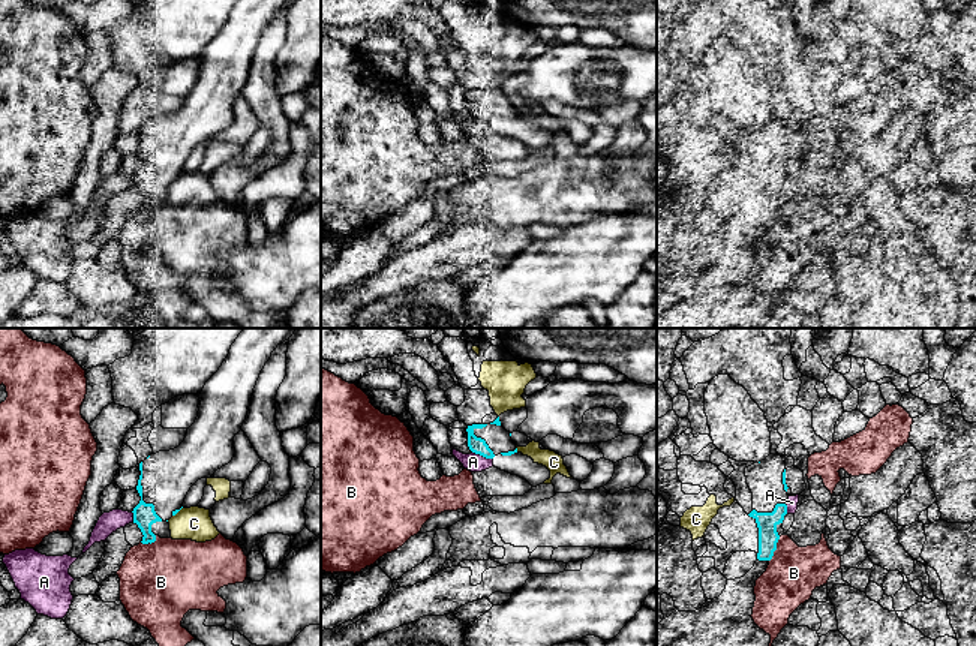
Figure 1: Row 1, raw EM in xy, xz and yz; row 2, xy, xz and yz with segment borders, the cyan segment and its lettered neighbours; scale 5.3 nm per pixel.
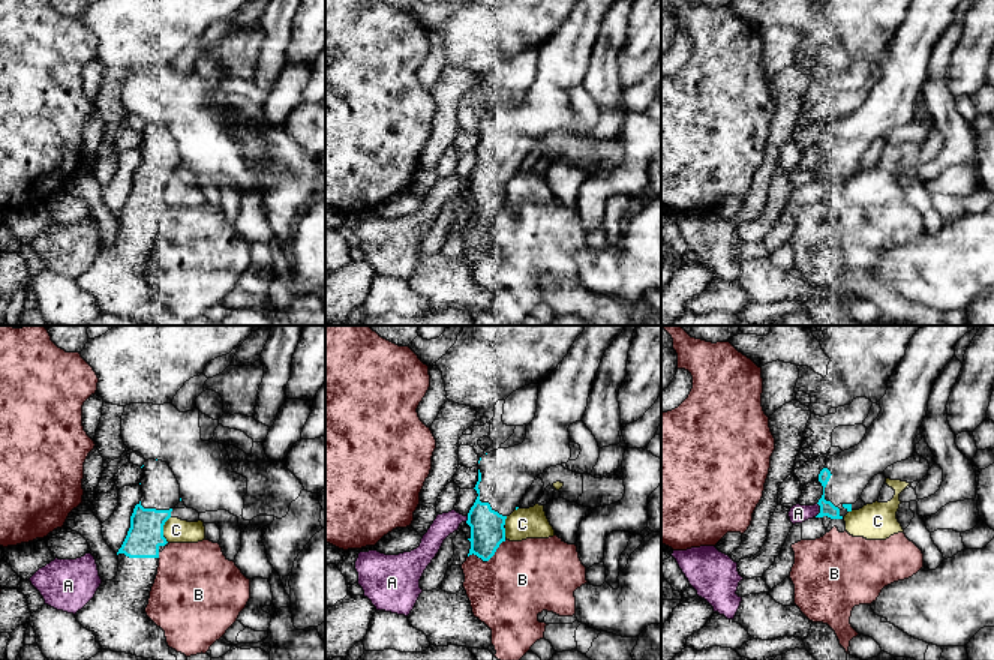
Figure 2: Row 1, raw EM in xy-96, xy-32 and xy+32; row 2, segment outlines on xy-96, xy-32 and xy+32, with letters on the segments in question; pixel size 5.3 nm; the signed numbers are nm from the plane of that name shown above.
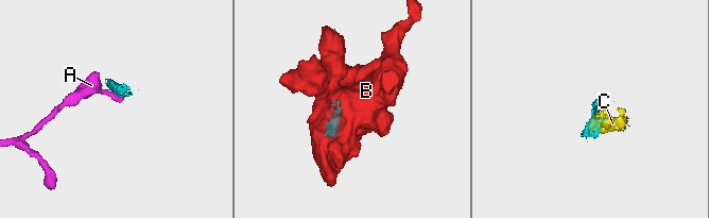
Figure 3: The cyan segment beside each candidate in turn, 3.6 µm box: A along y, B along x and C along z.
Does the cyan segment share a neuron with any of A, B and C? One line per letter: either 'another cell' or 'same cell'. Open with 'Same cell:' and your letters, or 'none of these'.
Same cell: none of these
A: another cell
B: another cell
C: another cell

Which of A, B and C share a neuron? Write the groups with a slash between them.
A / B / C

